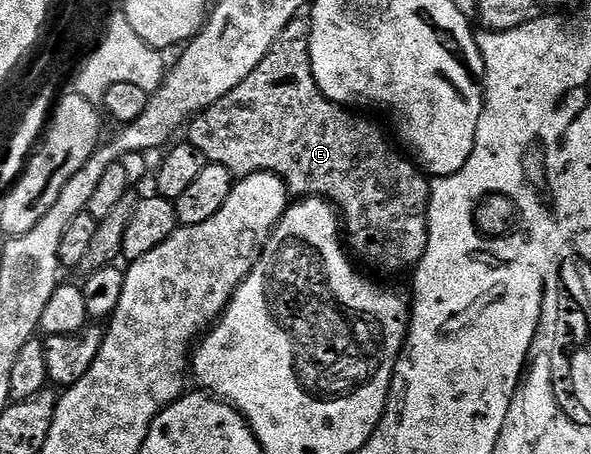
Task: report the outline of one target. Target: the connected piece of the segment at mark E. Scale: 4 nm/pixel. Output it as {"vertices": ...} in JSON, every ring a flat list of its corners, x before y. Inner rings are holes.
{"vertices":[[298,17,289,22,287,29,283,29,283,33,279,33,275,45,271,45,267,57,263,57,263,61,255,69,255,73,251,73,247,77,247,81,235,85,235,89,231,89,231,93,227,93,227,97,215,101,215,105,211,105,206,111,202,111,200,115,196,116,196,118,188,124,187,132,189,131,189,135,187,135,187,139,188,142,195,145,195,149,202,151,208,162,223,165,223,169,227,169,235,177,244,177,246,175,254,175,260,171,266,171,267,173,280,177,285,183,285,187,288,189,290,196,328,199,334,208,343,216,343,231,347,236,348,250,352,252,358,260,361,258,367,266,374,267,377,271,407,270,406,272,408,272,410,269,416,268,417,264,421,262,427,249,427,237,429,236,429,189,431,183,396,146,393,148,392,145,385,140,384,133,381,132,371,120,364,119,361,115,364,114,354,113,352,110,342,107,340,103,331,102,319,89,319,85,315,81,313,70,311,69,309,21,308,18]]}

